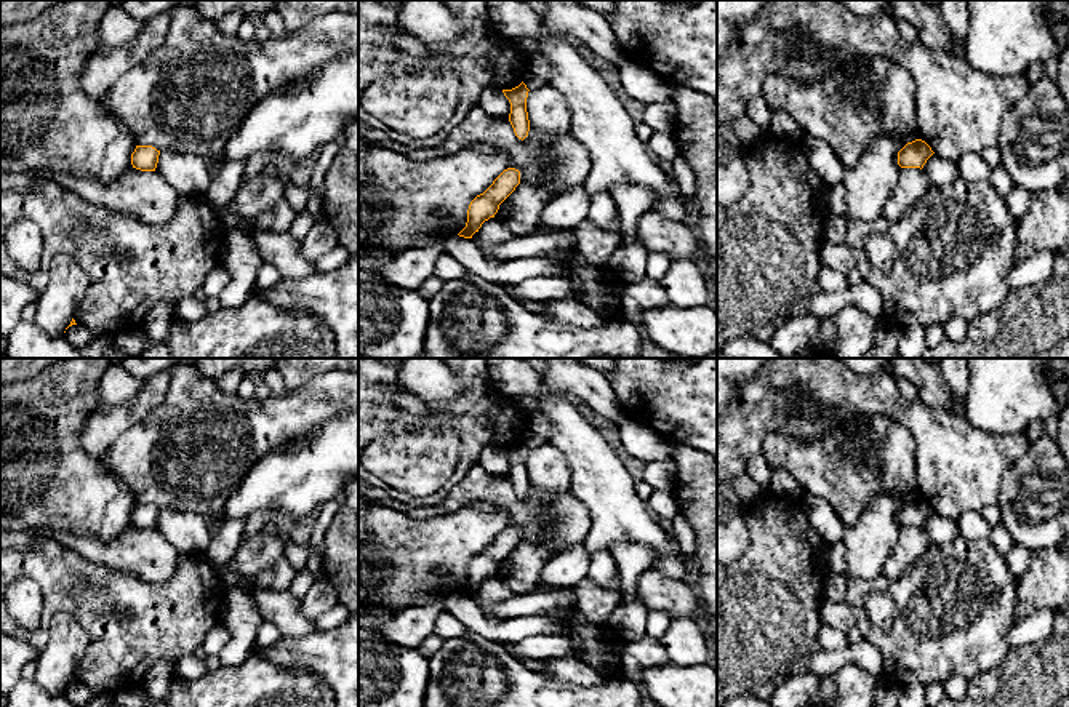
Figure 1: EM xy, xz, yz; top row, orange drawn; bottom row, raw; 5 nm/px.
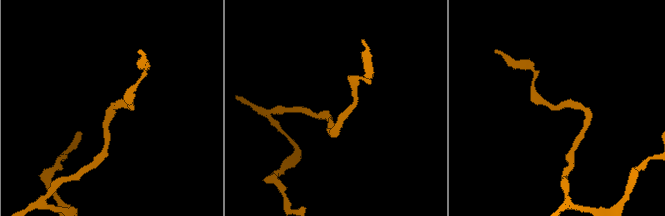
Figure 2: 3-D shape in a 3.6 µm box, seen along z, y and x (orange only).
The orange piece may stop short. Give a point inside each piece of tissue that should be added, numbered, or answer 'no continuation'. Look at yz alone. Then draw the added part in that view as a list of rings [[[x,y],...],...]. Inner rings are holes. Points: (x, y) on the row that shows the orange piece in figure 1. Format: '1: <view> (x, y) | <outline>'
no continuation

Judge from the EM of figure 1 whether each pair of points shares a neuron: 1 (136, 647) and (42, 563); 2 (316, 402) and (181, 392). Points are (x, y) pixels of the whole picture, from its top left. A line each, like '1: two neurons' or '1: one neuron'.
1: one neuron
2: one neuron

